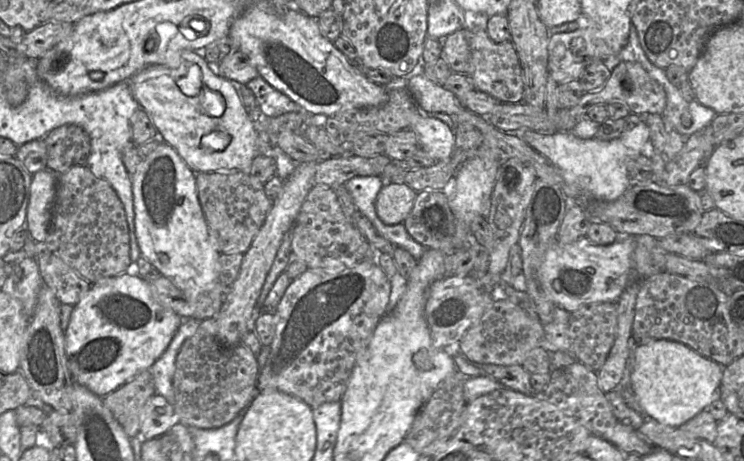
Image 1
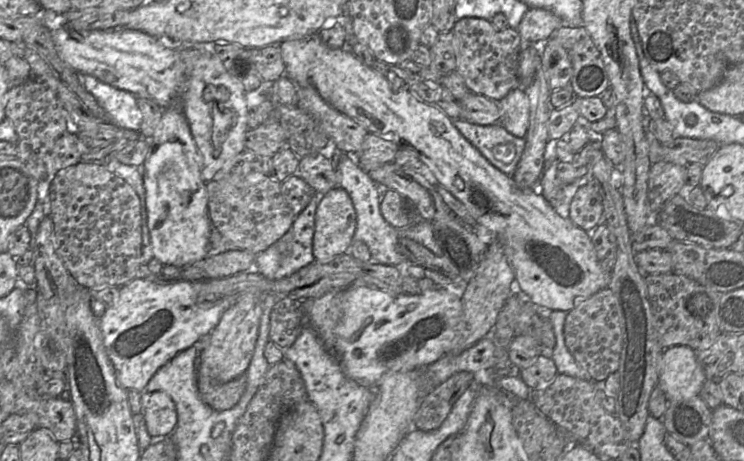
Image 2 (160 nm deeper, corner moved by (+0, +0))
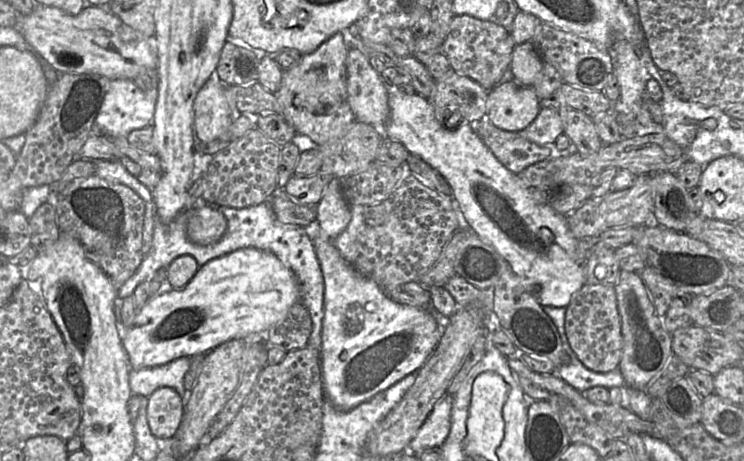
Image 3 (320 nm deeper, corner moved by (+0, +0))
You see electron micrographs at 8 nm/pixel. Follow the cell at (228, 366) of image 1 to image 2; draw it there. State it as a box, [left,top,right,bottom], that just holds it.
[197,372,246,411]

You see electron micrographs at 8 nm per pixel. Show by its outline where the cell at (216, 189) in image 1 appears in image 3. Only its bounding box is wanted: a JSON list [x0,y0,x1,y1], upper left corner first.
[270,188,317,227]

